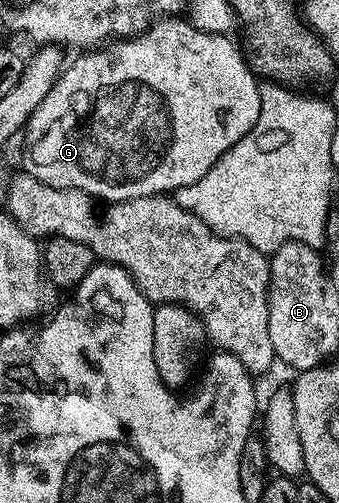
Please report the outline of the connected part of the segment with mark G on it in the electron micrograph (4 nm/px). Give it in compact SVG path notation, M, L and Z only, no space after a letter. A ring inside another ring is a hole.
M163 18L151 24L139 36L119 39L105 50L90 50L85 54L75 55L78 57L71 64L69 61L68 66L63 67L56 86L52 86L52 90L48 90L48 98L44 98L40 106L36 106L32 118L26 123L24 129L26 148L30 151L31 162L34 163L31 168L28 168L29 175L40 178L40 182L48 186L75 188L87 192L89 196L102 202L173 194L184 186L192 186L192 182L200 182L200 178L204 178L204 174L212 170L214 163L229 148L236 146L236 142L240 142L240 138L244 138L244 134L248 134L252 126L256 126L256 118L260 118L260 90L258 89L260 80L254 69L250 67L243 49L239 45L237 48L230 41L229 35L202 32L187 19L186 21L182 19Z

